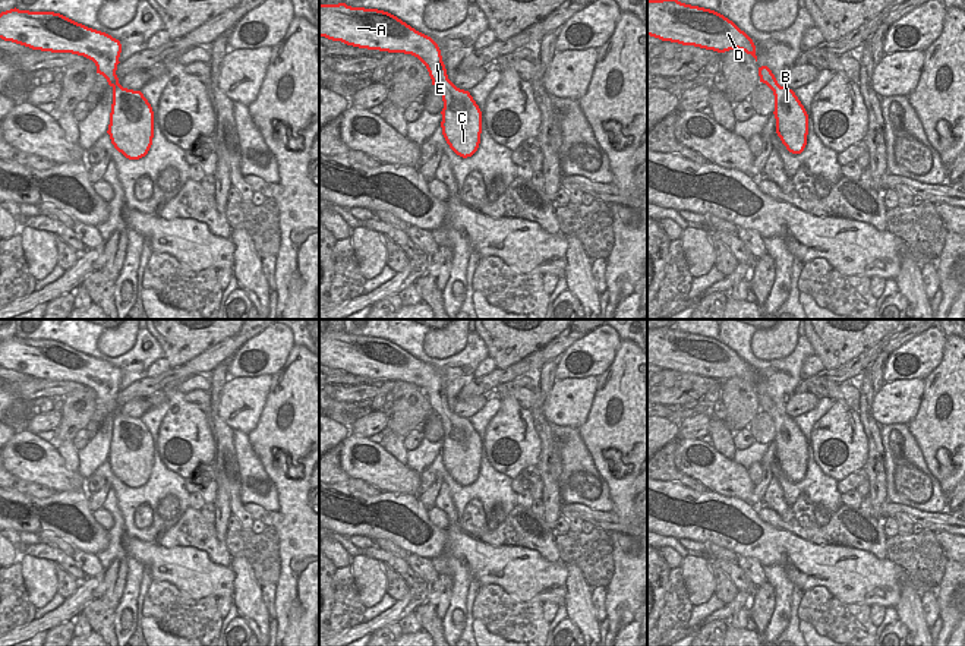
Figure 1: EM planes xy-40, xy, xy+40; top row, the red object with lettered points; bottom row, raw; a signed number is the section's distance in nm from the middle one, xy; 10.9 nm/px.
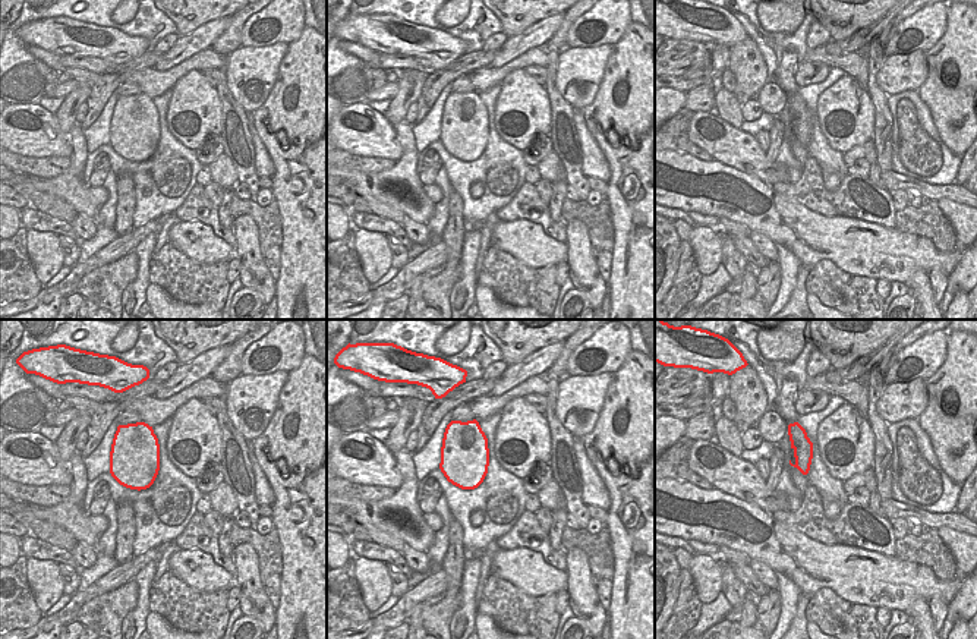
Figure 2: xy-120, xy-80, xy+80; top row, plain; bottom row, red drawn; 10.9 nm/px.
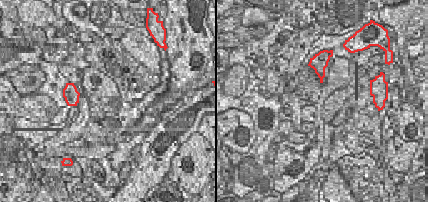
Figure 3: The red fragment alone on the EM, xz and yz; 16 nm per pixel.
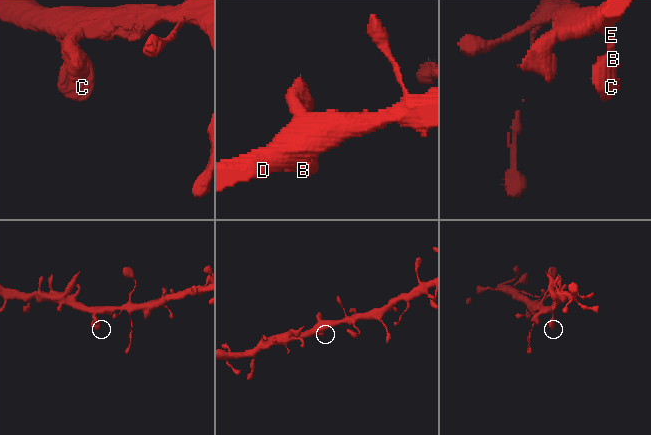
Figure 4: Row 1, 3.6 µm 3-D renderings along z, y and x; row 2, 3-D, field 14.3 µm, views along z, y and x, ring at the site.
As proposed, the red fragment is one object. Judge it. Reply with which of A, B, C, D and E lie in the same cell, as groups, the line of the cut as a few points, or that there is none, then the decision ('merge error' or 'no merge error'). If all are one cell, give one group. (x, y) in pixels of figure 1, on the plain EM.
A B C D E | no cut | no merge error

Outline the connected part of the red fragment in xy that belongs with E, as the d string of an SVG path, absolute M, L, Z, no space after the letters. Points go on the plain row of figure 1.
M346 331L319 333L319 365L347 374L404 381L417 385L428 397L432 413L442 422L442 463L460 485L472 485L480 472L482 439L469 419L457 416L447 403L438 372L397 344Z

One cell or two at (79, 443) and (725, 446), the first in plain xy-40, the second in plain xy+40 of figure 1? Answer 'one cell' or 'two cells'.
two cells

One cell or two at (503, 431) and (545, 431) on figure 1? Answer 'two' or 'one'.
two

